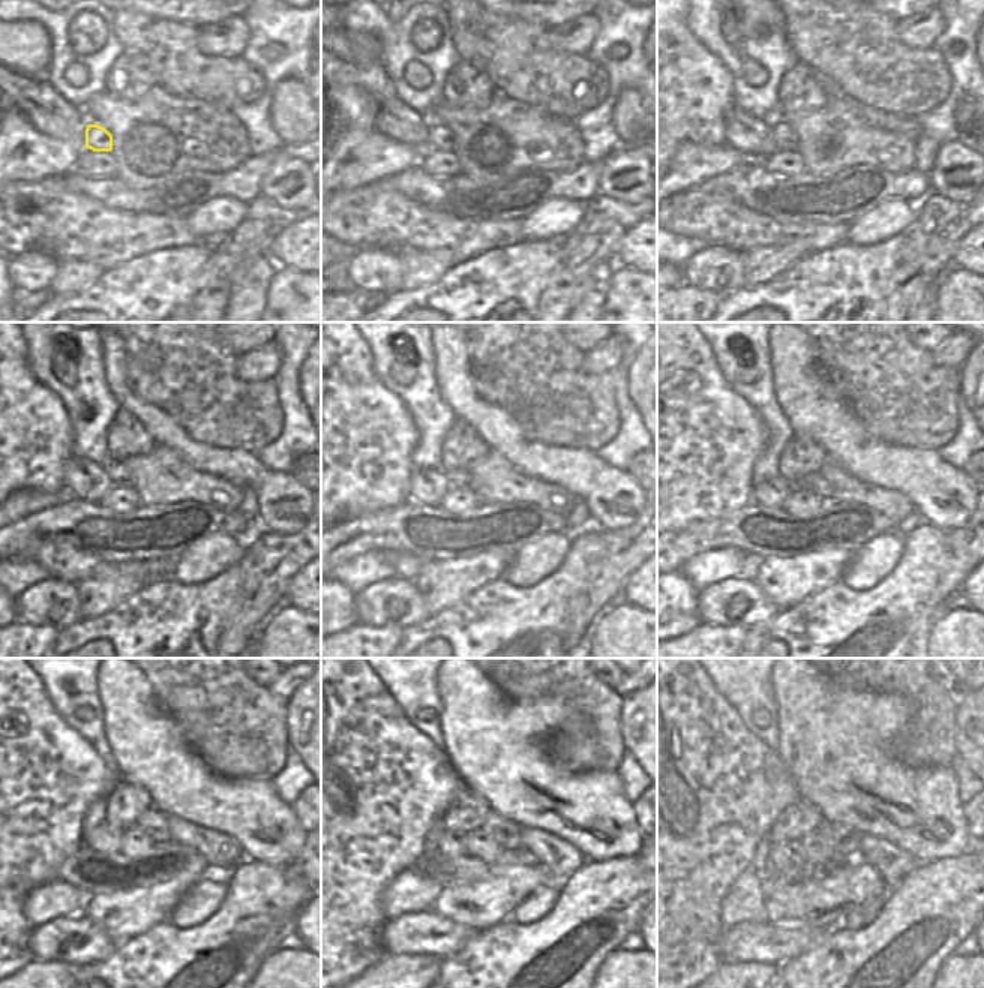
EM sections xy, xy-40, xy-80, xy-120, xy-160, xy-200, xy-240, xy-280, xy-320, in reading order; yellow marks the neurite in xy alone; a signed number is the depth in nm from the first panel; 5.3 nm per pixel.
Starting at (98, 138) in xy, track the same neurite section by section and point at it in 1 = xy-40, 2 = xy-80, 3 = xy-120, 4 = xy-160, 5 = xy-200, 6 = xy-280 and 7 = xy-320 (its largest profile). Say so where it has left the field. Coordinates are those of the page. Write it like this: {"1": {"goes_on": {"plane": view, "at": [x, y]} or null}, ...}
{"1": {"goes_on": {"plane": "xy-40", "at": [440, 138]}}, "2": {"goes_on": {"plane": "xy-80", "at": [785, 138]}}, "3": {"goes_on": {"plane": "xy-120", "at": [117, 473]}}, "4": {"goes_on": {"plane": "xy-160", "at": [458, 479]}}, "5": {"goes_on": {"plane": "xy-200", "at": [815, 483]}}, "6": {"goes_on": {"plane": "xy-280", "at": [507, 834]}}, "7": {"goes_on": {"plane": "xy-320", "at": [845, 840]}}}

